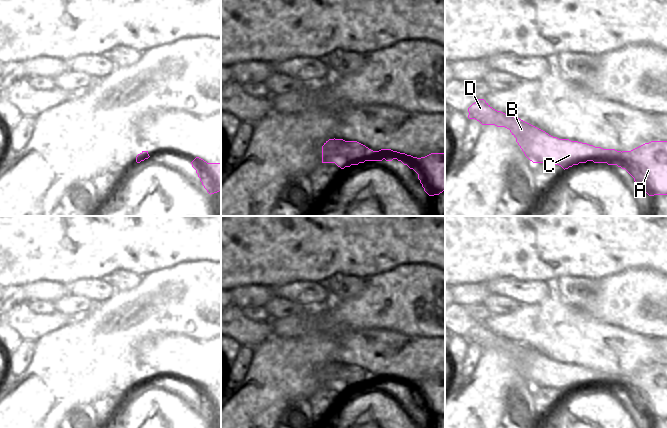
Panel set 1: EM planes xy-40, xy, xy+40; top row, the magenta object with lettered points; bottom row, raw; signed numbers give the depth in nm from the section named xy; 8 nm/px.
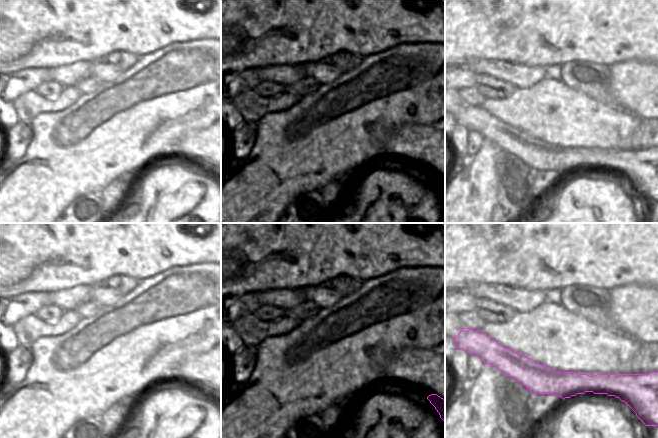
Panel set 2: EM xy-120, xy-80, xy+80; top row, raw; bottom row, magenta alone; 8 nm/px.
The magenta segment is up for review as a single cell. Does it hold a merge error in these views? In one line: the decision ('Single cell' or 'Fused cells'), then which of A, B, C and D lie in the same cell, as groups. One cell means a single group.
Single cell. Groups: A B C D

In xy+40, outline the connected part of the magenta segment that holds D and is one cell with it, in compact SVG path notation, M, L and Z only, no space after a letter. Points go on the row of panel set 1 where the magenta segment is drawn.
M478 99L473 103L468 108L468 112L469 119L475 119L482 125L495 125L509 129L525 156L533 163L553 163L561 166L564 170L587 161L617 165L625 169L649 196L667 195L667 141L651 141L631 151L621 152L553 137L517 117L493 109L484 99Z

